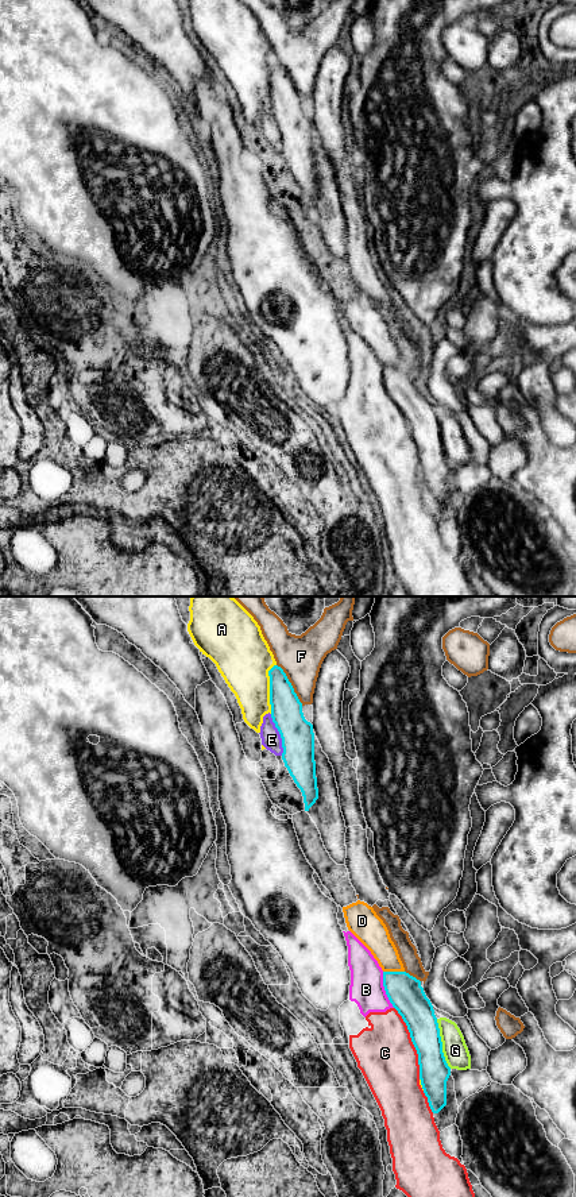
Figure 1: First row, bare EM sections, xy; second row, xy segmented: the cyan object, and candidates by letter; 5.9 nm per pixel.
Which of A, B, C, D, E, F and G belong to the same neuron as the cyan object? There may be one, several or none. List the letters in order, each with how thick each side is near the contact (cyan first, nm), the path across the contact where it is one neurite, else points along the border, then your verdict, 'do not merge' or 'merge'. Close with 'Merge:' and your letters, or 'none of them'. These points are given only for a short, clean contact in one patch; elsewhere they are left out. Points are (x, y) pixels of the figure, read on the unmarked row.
A: 190/340 nm | do not merge
B: 200/200 nm | along xy (382, 367), (385, 389), (394, 402) | do not merge
C: 200/360 nm | do not merge
D: 200/170 nm | do not merge
E: 190/120 nm | do not merge
F: 190/260 nm | do not merge
G: 190/150 nm | merge
Merge: G

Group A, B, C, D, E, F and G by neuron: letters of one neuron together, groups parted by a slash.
A / B C / D / E / F / G

